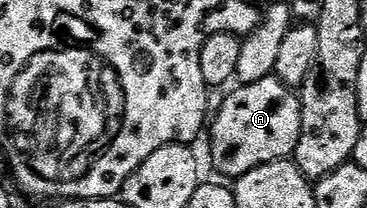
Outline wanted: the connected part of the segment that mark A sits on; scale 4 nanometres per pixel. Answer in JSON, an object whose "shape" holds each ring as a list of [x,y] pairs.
{"shape":[[[275,75],[253,84],[240,84],[237,89],[225,98],[216,121],[211,121],[212,137],[208,140],[213,166],[229,178],[246,174],[266,162],[289,159],[296,151],[302,130],[299,95]]]}

